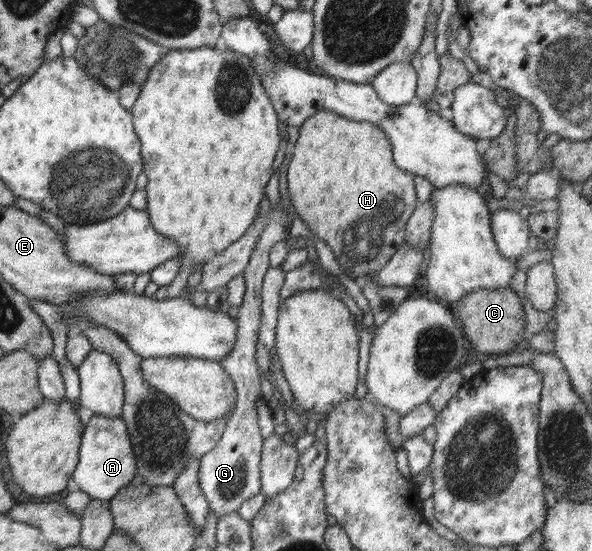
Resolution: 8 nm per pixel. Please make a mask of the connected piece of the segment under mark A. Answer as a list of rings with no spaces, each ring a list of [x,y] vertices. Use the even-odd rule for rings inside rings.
[[[93,415],[84,424],[79,461],[72,473],[72,480],[78,486],[78,490],[86,492],[91,499],[109,502],[121,489],[131,485],[135,476],[136,459],[126,423],[121,418]]]

